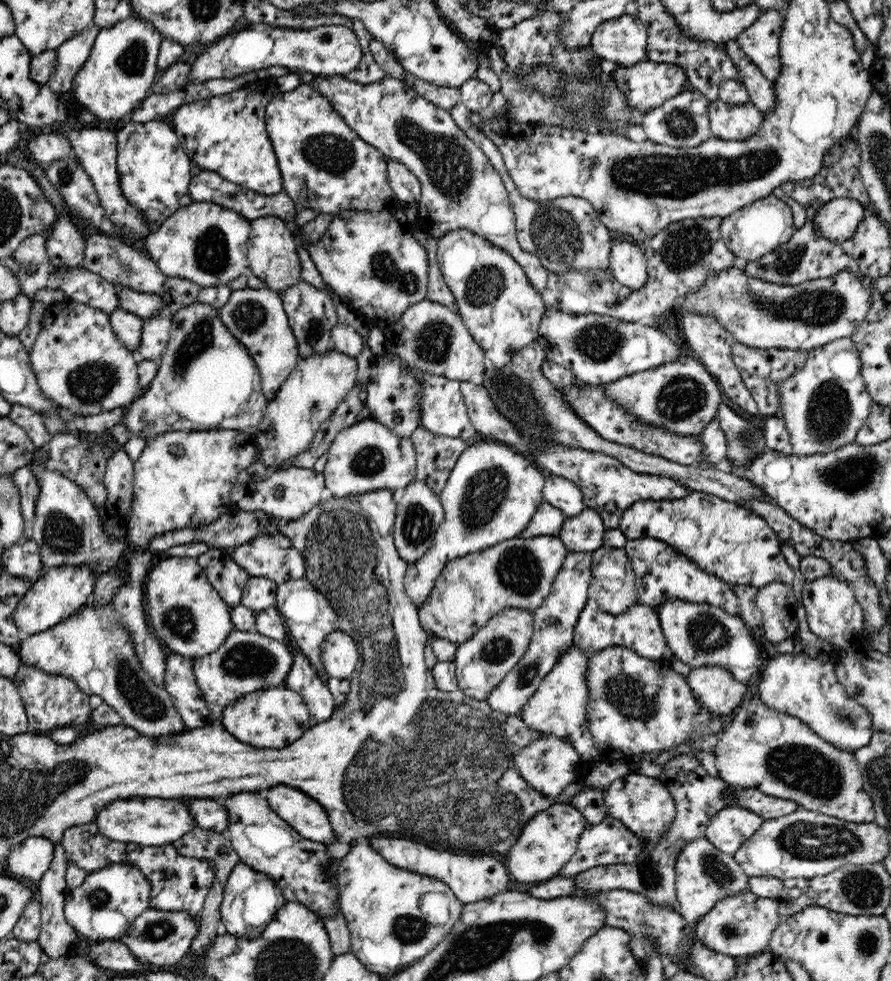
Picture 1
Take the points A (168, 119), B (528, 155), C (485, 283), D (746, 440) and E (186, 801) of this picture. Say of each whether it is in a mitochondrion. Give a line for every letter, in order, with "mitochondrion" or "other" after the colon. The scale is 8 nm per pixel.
A: other
B: other
C: mitochondrion
D: mitochondrion
E: other

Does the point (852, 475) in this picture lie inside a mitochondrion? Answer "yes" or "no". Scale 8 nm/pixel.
yes

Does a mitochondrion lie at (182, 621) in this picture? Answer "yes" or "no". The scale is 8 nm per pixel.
yes

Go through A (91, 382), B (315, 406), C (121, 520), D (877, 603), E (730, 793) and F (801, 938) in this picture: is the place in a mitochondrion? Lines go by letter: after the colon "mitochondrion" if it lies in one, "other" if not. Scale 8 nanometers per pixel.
A: mitochondrion
B: mitochondrion
C: other
D: other
E: other
F: other

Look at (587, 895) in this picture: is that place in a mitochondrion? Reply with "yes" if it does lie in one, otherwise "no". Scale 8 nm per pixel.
no

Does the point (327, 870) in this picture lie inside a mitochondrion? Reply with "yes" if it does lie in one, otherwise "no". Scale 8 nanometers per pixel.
no

